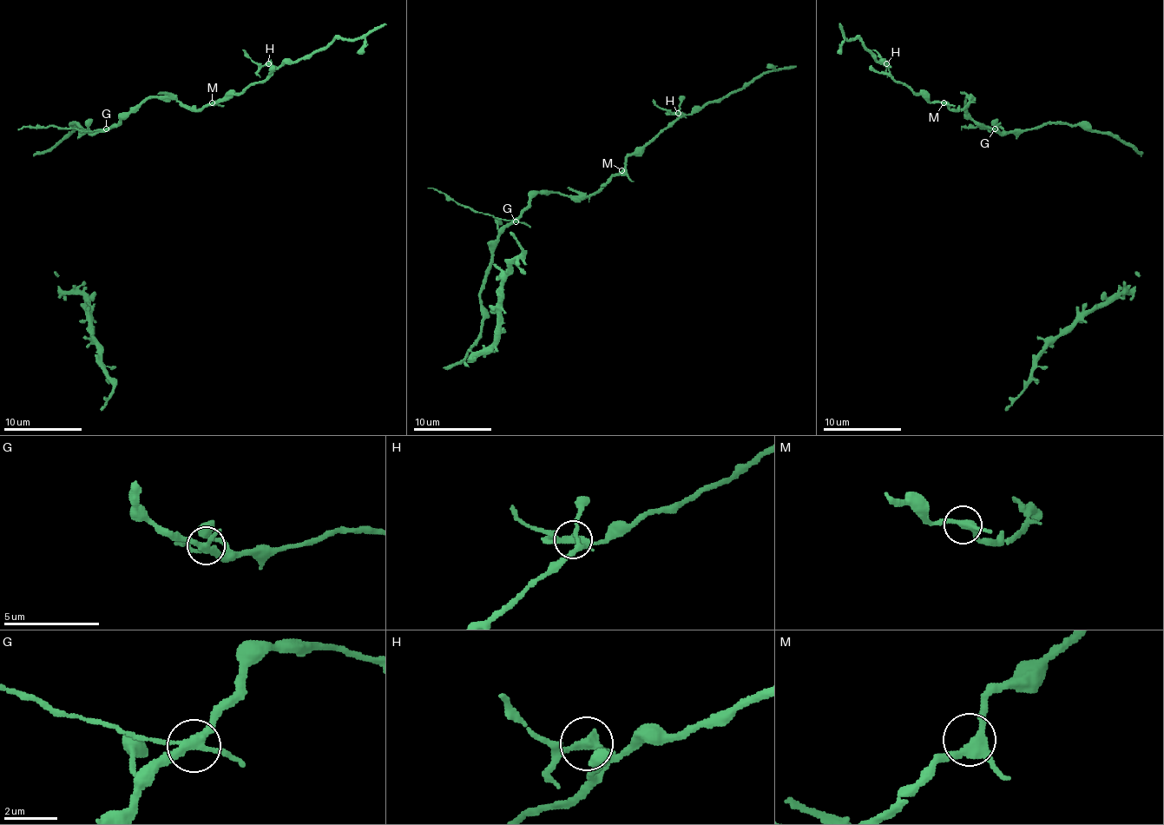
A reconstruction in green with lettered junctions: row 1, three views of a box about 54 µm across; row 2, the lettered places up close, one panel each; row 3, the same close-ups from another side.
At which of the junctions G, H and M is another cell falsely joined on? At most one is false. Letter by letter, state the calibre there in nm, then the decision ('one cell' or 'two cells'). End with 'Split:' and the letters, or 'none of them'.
G: 300 nm | two cells
H: 240 nm | one cell
M: 320 nm | one cell
Split: G

